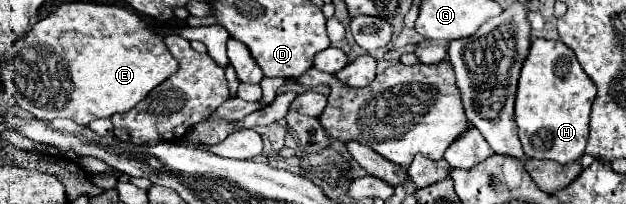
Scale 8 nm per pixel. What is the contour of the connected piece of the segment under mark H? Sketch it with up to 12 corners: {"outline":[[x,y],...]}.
{"outline":[[535,39],[515,121],[525,157],[579,161],[595,83]]}

